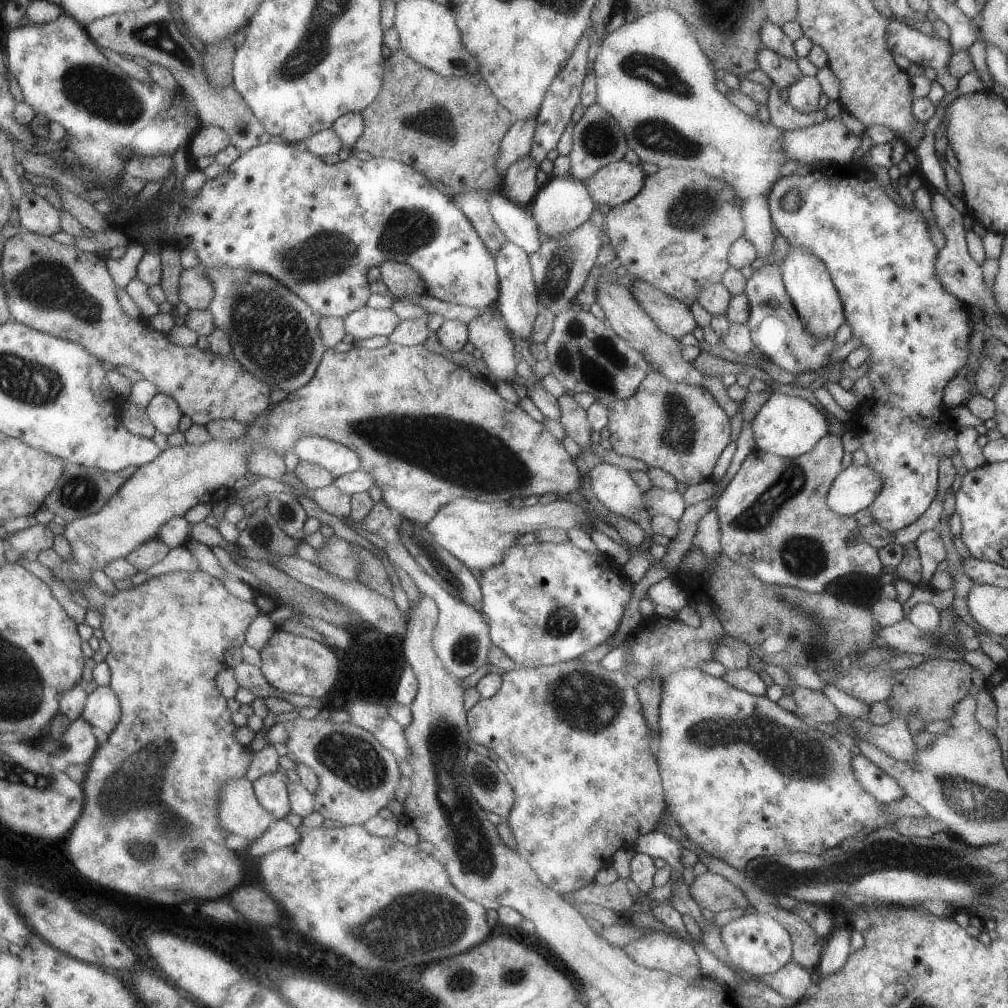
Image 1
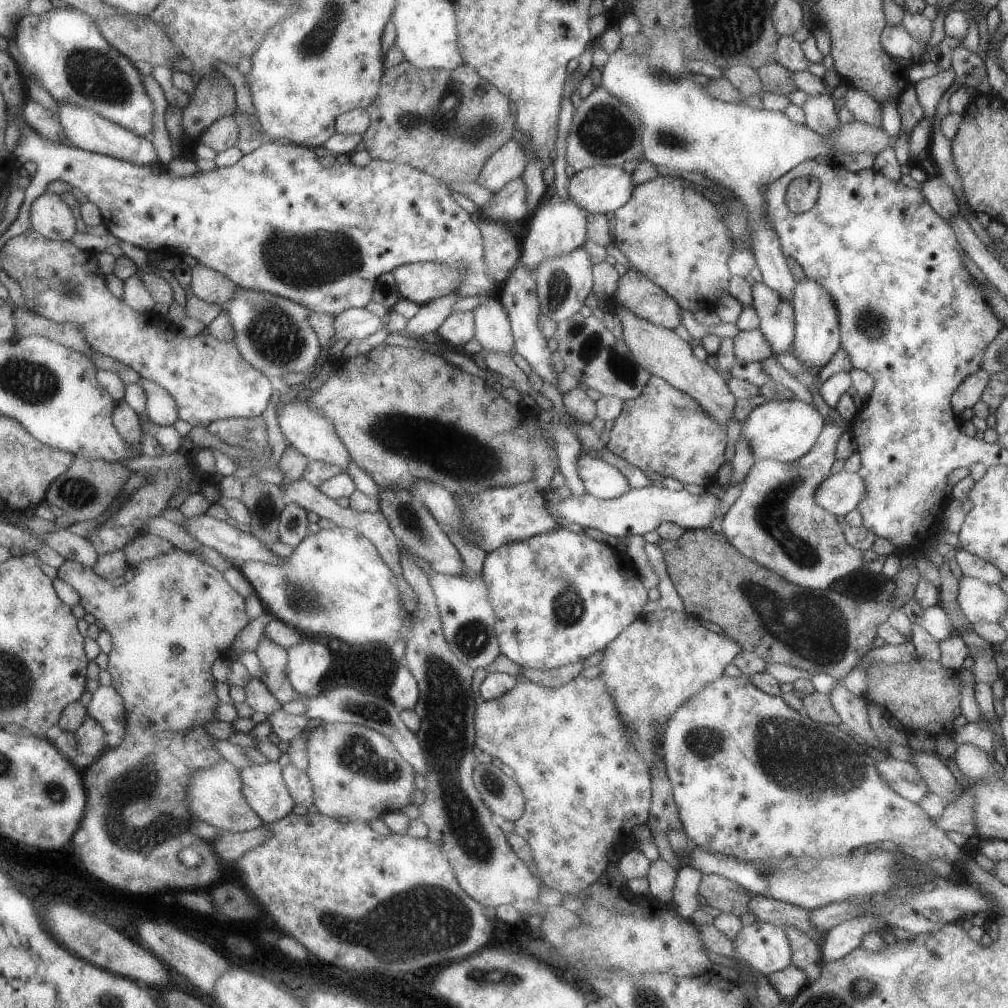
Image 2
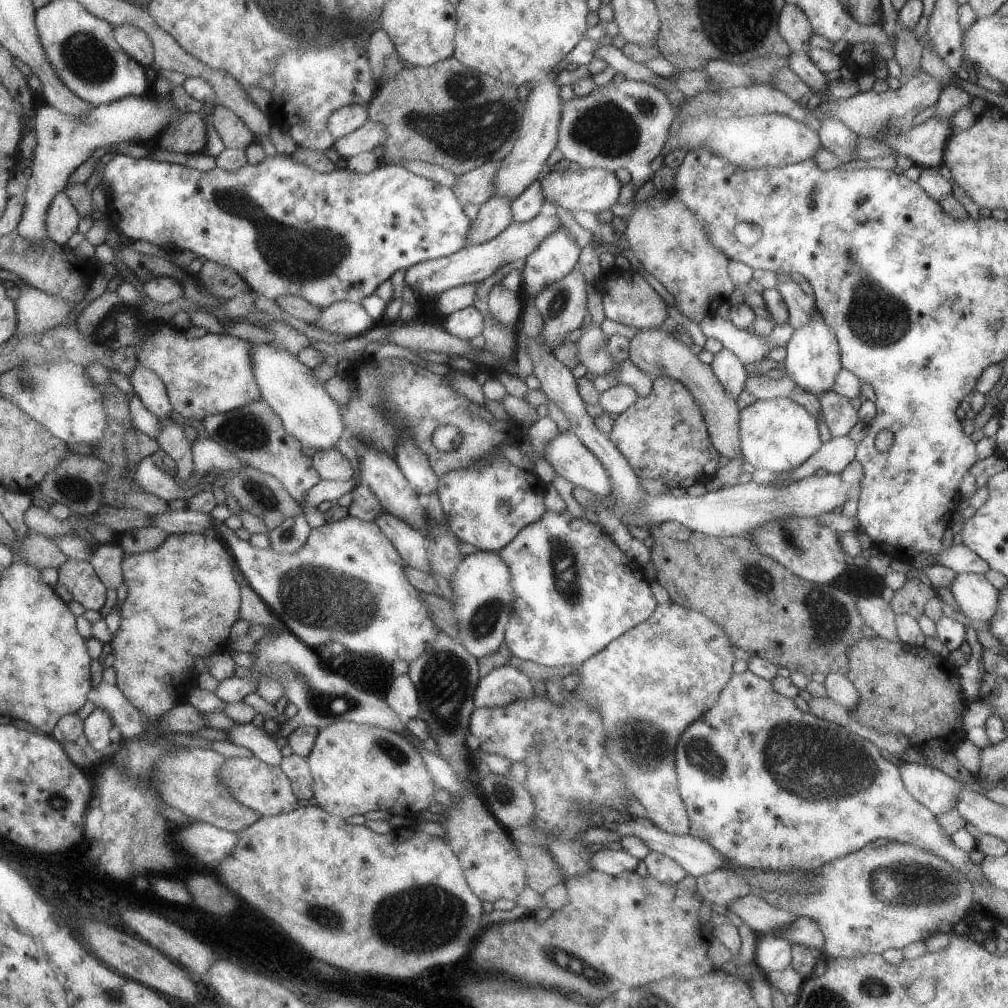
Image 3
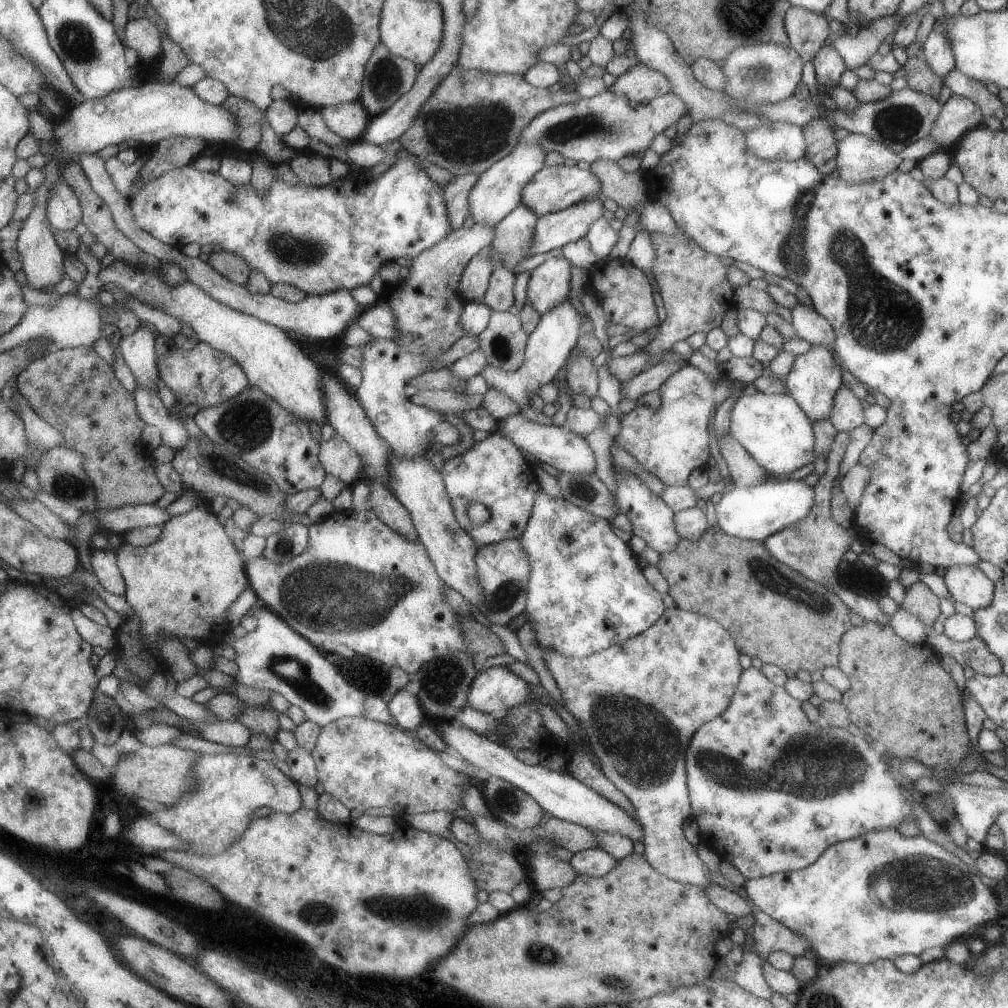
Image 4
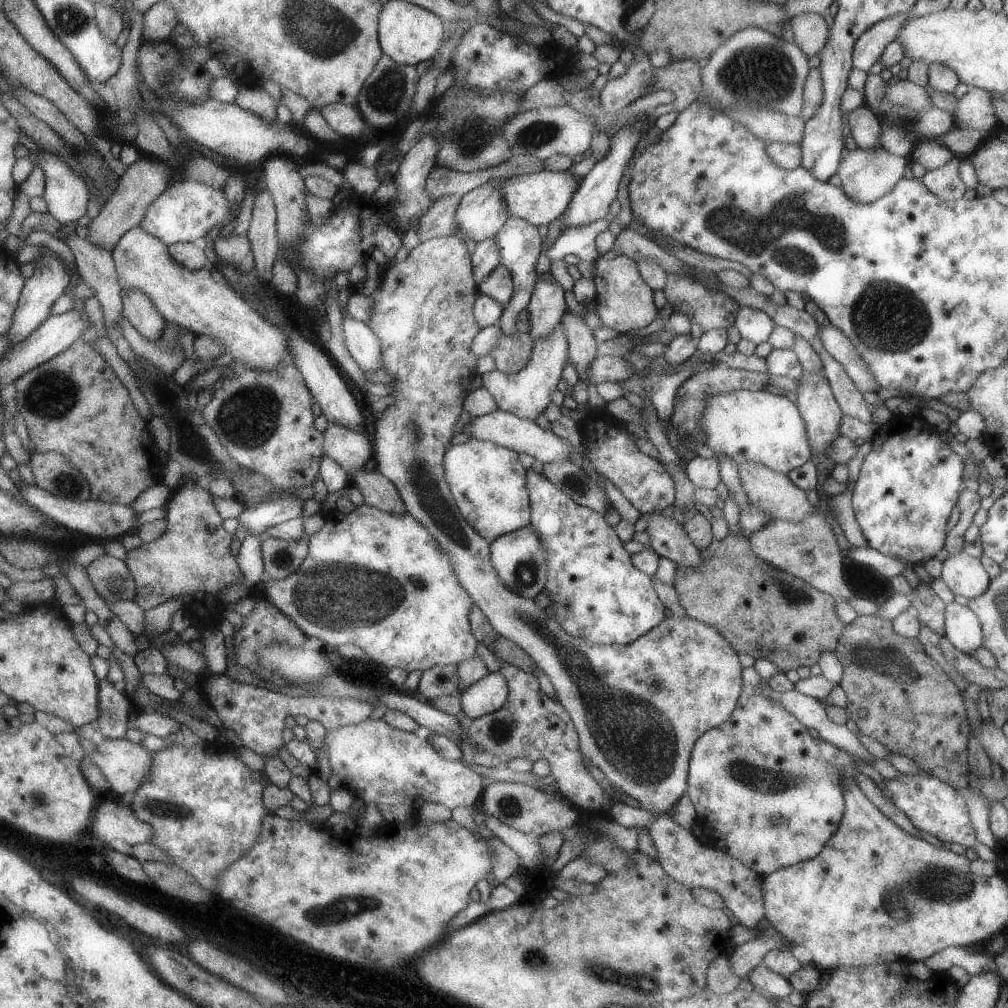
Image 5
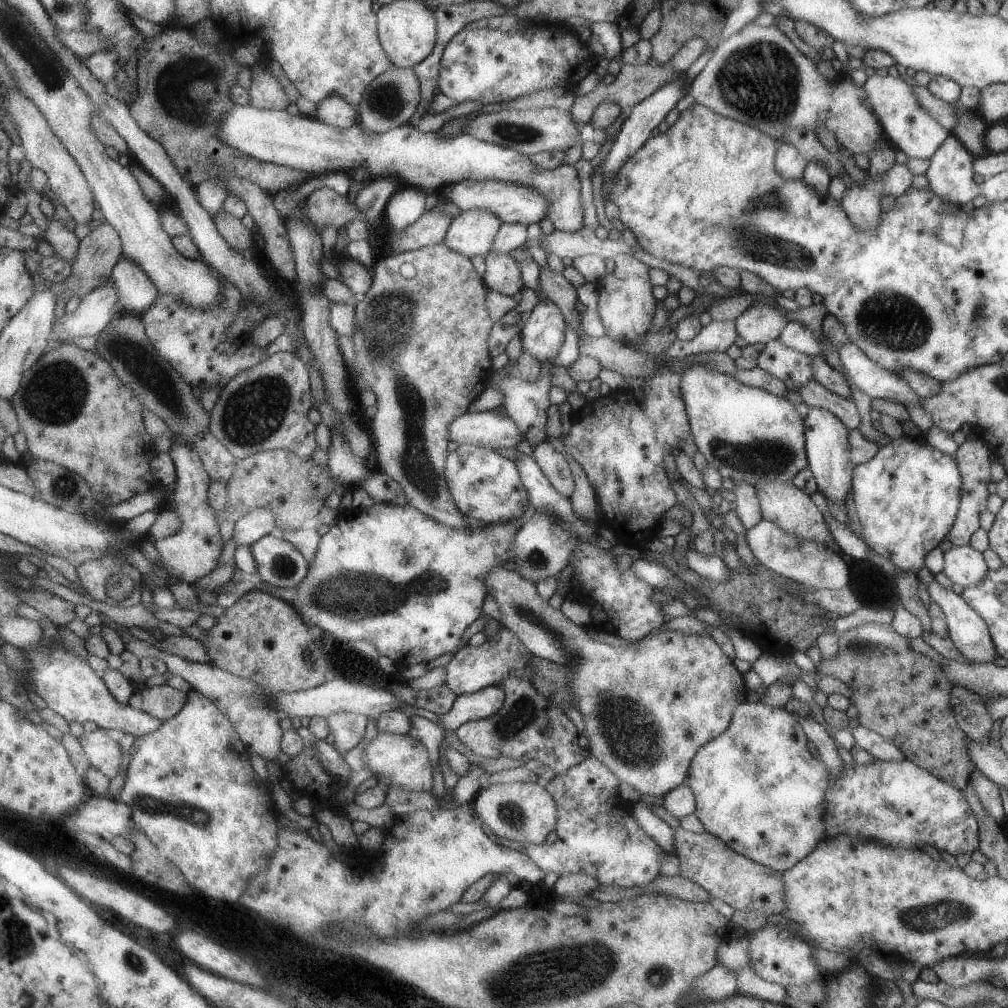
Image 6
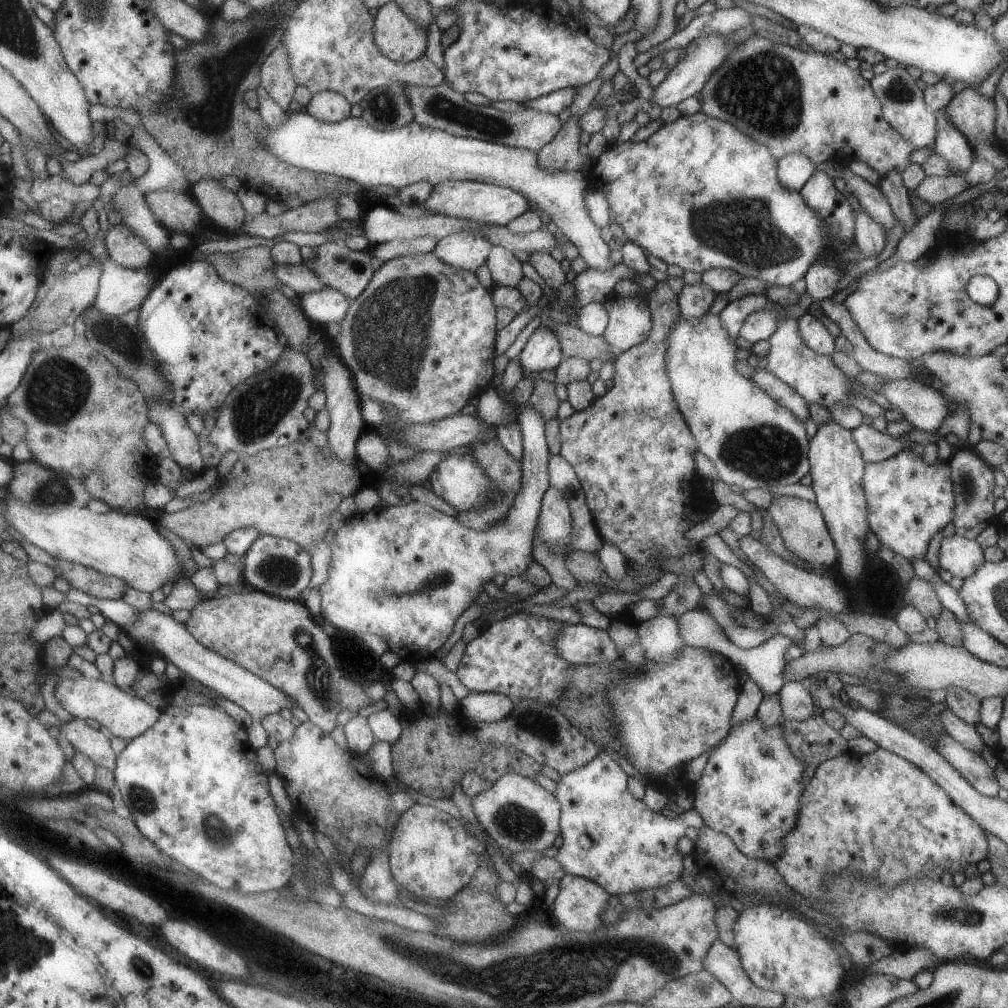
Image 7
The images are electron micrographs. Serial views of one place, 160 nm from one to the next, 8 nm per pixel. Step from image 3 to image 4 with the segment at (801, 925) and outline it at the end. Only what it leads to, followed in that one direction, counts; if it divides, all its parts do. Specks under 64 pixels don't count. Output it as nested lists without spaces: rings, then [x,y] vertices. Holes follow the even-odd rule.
[[[756,905],[753,906],[753,915],[756,922],[749,938],[753,942],[751,950],[763,961],[767,960],[771,952],[784,951],[796,958],[810,950],[811,947],[805,937],[792,932],[792,929],[770,918]]]

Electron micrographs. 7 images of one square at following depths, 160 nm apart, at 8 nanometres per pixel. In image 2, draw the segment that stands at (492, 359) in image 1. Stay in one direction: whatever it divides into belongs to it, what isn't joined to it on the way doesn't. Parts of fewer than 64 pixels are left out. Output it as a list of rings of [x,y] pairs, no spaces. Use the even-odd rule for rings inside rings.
[[[498,297],[486,300],[473,310],[475,337],[487,351],[513,354],[515,340],[511,322]]]

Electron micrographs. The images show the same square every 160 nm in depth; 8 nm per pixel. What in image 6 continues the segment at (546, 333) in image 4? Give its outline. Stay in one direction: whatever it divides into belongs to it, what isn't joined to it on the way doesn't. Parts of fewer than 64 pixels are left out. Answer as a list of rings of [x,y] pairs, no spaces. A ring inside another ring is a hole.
[[[558,360],[542,363],[543,371],[541,377],[535,383],[522,381],[518,377],[500,380],[498,376],[494,376],[491,380],[491,385],[495,385],[502,390],[502,394],[505,396],[503,405],[506,407],[509,417],[516,423],[518,430],[525,437],[525,441],[527,441],[526,448],[529,451],[534,450],[539,444],[547,440],[546,412],[551,405],[548,400],[548,394],[553,386],[549,370],[556,364],[558,364]]]

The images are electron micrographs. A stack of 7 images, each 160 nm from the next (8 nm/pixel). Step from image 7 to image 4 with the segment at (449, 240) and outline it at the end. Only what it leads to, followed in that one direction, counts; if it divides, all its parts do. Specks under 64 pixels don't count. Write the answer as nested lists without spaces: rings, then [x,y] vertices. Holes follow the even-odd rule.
[[[536,140],[520,141],[508,155],[479,174],[479,179],[469,194],[469,214],[475,223],[495,227],[511,210],[521,203],[526,183],[544,168],[545,150]]]

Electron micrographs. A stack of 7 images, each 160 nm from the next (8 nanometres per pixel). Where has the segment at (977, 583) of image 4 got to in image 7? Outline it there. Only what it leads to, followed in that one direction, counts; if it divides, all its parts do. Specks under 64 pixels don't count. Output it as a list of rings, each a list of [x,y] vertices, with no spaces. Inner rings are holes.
[[[954,534],[942,540],[940,565],[953,577],[966,580],[974,576],[985,562],[984,549],[975,539],[968,540],[964,535]]]

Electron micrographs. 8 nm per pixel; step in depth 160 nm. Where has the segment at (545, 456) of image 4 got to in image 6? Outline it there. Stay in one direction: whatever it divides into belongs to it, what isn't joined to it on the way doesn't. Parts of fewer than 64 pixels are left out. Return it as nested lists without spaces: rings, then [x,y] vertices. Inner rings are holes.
[[[469,411],[459,416],[449,426],[449,440],[458,445],[474,445],[497,450],[498,448],[526,448],[527,441],[510,417],[500,416],[496,411],[483,411],[481,413],[470,413]]]

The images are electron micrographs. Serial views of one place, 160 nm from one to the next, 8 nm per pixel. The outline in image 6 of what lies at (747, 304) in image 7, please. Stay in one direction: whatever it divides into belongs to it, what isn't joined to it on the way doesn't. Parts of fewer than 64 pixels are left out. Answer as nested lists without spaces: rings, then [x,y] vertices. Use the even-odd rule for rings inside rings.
[[[709,312],[699,316],[702,330],[698,336],[690,341],[678,339],[672,343],[665,354],[673,359],[683,359],[690,355],[699,355],[704,352],[723,353],[734,344],[738,333],[736,319],[717,321],[713,320]]]

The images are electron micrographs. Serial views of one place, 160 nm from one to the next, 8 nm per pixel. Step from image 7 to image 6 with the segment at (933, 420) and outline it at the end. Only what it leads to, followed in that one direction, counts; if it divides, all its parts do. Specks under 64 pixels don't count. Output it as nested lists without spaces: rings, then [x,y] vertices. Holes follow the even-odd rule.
[[[852,342],[841,346],[838,351],[843,368],[846,368],[850,378],[852,378],[852,382],[854,382],[862,392],[865,392],[871,398],[884,398],[905,406],[910,415],[910,419],[918,426],[922,434],[926,434],[935,425],[931,414],[921,405],[921,397],[910,388],[910,385],[901,376],[882,368],[882,365],[868,358],[866,353]]]

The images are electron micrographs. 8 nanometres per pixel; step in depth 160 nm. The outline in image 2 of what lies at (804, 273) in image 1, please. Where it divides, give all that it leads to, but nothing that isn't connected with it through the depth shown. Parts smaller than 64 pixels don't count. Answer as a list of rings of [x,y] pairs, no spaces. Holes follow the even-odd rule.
[[[806,277],[797,283],[791,303],[795,310],[795,337],[790,354],[799,367],[806,367],[806,373],[818,377],[841,347],[840,323],[834,299],[822,285]]]

